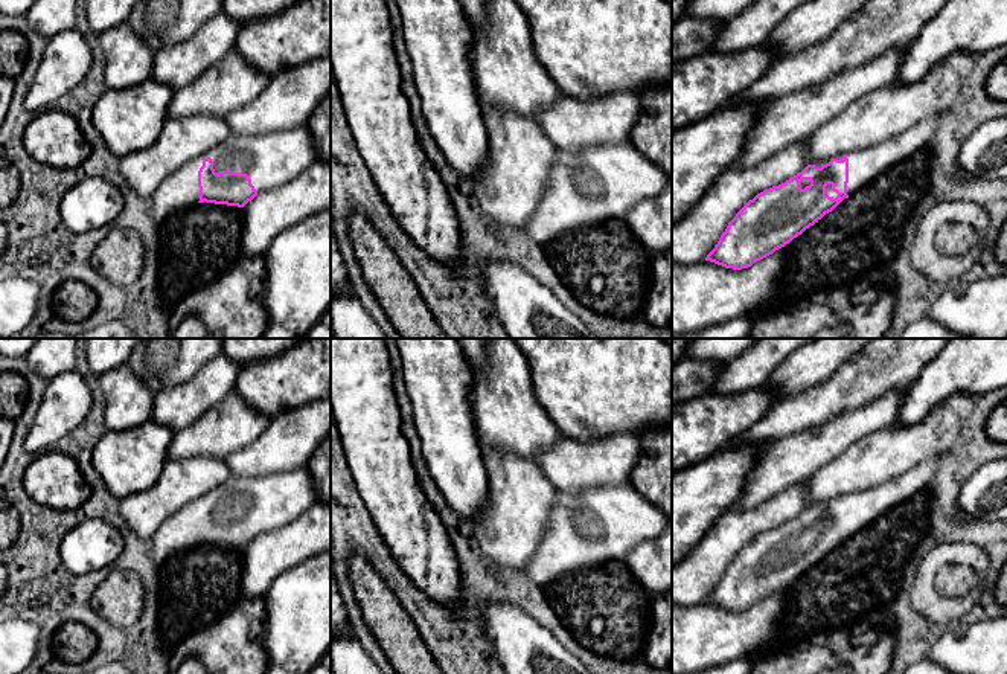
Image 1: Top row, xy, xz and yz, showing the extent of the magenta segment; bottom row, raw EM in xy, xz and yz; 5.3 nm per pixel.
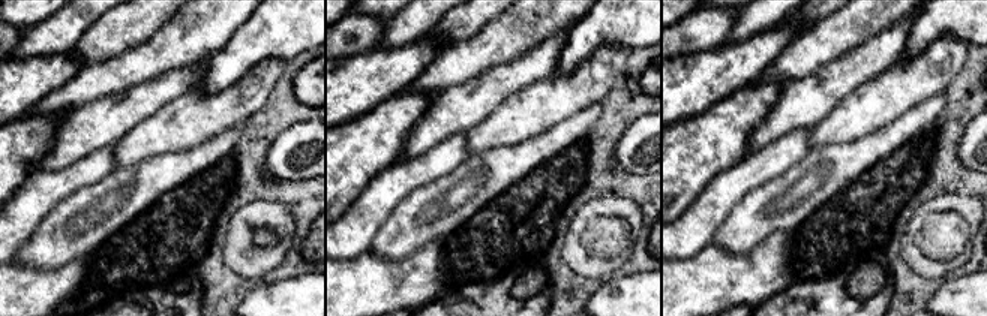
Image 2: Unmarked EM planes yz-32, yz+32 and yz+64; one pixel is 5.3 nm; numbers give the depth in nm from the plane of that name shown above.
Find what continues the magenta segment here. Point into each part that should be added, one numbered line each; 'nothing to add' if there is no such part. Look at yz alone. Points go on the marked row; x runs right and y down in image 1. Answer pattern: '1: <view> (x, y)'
1: yz (866, 166)

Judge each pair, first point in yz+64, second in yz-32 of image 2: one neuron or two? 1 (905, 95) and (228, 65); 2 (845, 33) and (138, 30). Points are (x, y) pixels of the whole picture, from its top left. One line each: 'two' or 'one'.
1: two
2: two

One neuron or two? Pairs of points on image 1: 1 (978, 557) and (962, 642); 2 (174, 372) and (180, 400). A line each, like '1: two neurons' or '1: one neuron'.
1: two neurons
2: two neurons

